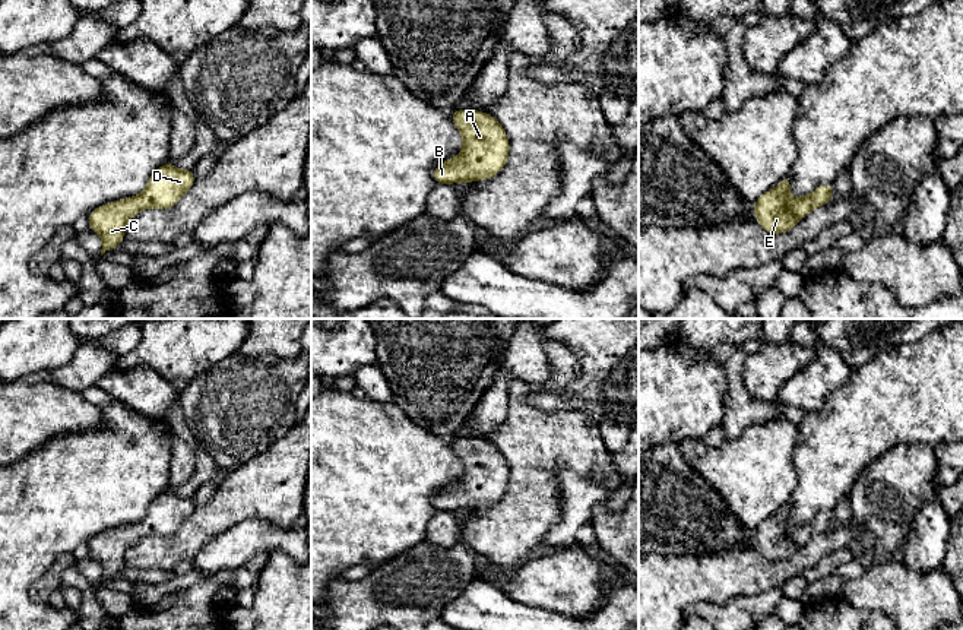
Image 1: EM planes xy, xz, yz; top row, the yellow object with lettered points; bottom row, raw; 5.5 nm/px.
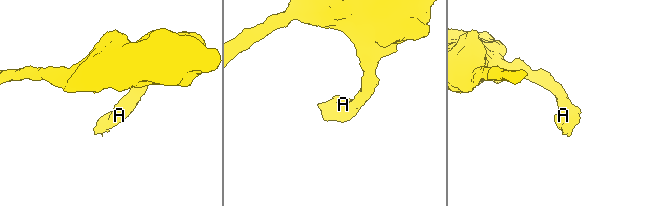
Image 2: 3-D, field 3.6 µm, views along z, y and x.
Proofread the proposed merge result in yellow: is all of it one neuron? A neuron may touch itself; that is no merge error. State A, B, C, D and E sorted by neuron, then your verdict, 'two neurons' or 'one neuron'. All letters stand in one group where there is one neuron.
A B C D E | one neuron

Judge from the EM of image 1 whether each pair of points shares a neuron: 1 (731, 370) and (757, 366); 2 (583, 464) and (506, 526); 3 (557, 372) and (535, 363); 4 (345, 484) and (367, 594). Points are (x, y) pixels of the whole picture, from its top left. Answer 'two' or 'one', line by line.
1: two
2: one
3: two
4: two

